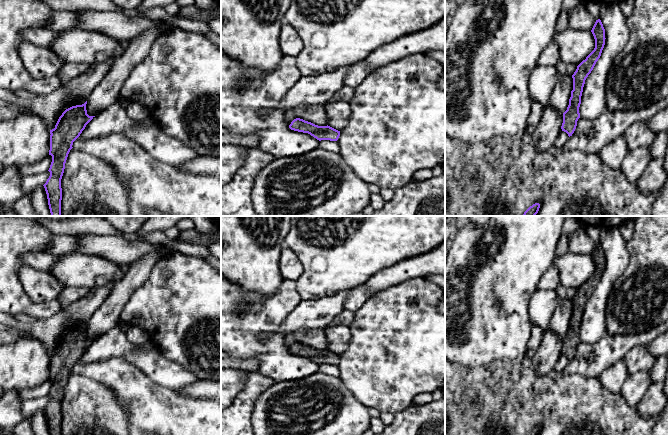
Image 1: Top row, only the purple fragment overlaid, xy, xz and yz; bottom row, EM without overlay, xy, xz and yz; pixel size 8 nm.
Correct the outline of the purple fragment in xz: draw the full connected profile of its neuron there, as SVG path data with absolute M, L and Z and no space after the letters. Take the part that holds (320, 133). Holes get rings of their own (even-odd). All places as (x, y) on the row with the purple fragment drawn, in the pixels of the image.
M300 118L294 119L289 125L289 128L294 131L308 133L319 141L321 140L337 141L340 136L340 131L328 125L318 126Z

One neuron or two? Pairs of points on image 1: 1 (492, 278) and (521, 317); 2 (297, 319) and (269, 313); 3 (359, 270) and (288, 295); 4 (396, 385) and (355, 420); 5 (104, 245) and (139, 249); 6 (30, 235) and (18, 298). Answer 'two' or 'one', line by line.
1: one
2: two
3: two
4: two
5: one
6: one

